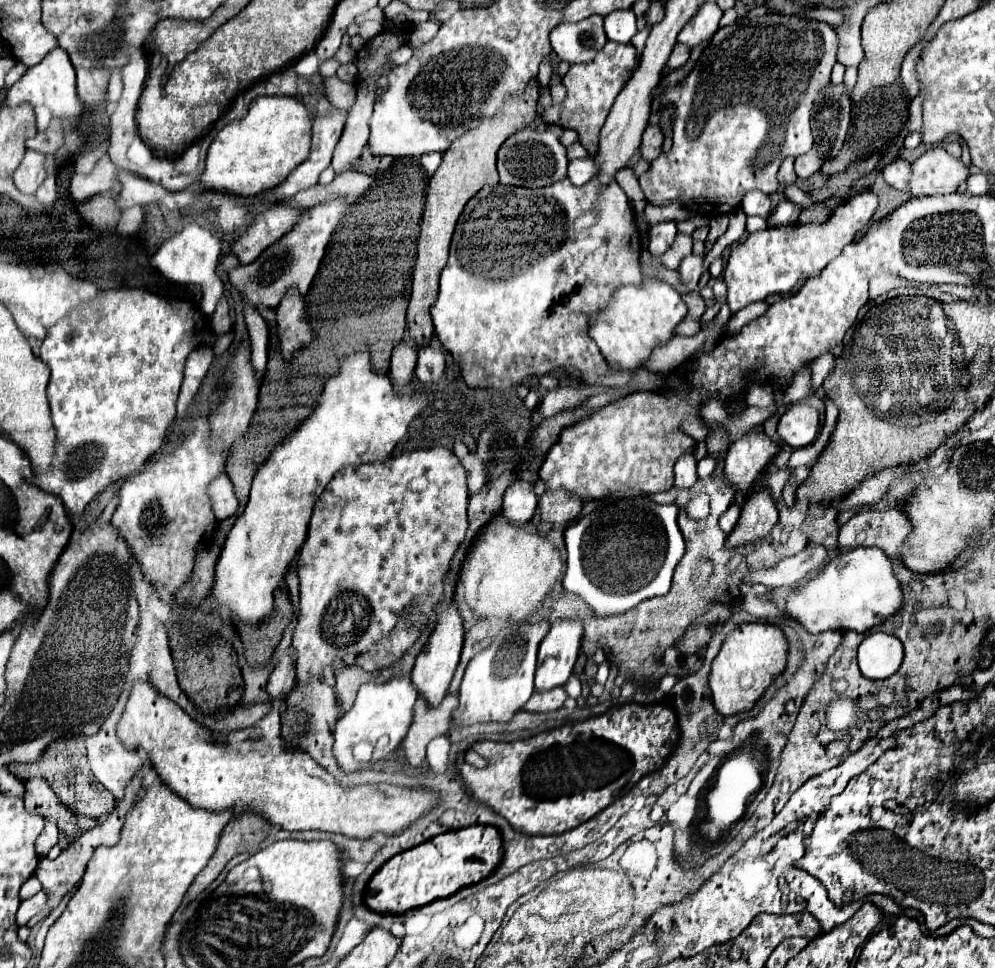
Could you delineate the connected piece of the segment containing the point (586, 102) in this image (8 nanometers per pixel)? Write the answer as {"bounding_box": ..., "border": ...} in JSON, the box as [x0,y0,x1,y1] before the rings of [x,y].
{"bounding_box":[542,42,636,156],"border":[[[606,42],[604,50],[596,54],[592,62],[586,64],[572,64],[568,74],[562,78],[566,86],[566,98],[560,104],[550,104],[542,112],[542,122],[558,124],[562,128],[570,128],[578,132],[580,144],[588,150],[590,156],[598,154],[598,140],[600,130],[606,122],[606,116],[614,104],[614,98],[630,80],[636,64],[636,48],[634,46],[620,46],[614,42]]]}

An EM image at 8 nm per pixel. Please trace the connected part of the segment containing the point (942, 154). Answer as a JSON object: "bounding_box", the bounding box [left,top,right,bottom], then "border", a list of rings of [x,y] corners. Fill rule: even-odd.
{"bounding_box":[910,148,970,196],"border":[[[930,148],[912,164],[910,190],[914,196],[956,192],[970,176],[970,166],[950,156],[944,148]]]}

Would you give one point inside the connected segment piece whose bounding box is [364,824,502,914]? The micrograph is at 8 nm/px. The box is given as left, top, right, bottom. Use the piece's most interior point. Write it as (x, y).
(436, 868)

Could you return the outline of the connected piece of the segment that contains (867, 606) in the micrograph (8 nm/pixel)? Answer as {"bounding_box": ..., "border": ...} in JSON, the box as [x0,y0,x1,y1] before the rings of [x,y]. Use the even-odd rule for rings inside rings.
{"bounding_box":[786,548,902,634],"border":[[[854,548],[832,558],[806,586],[786,596],[786,612],[810,634],[826,630],[866,632],[882,624],[902,606],[902,590],[892,564],[878,548]]]}

